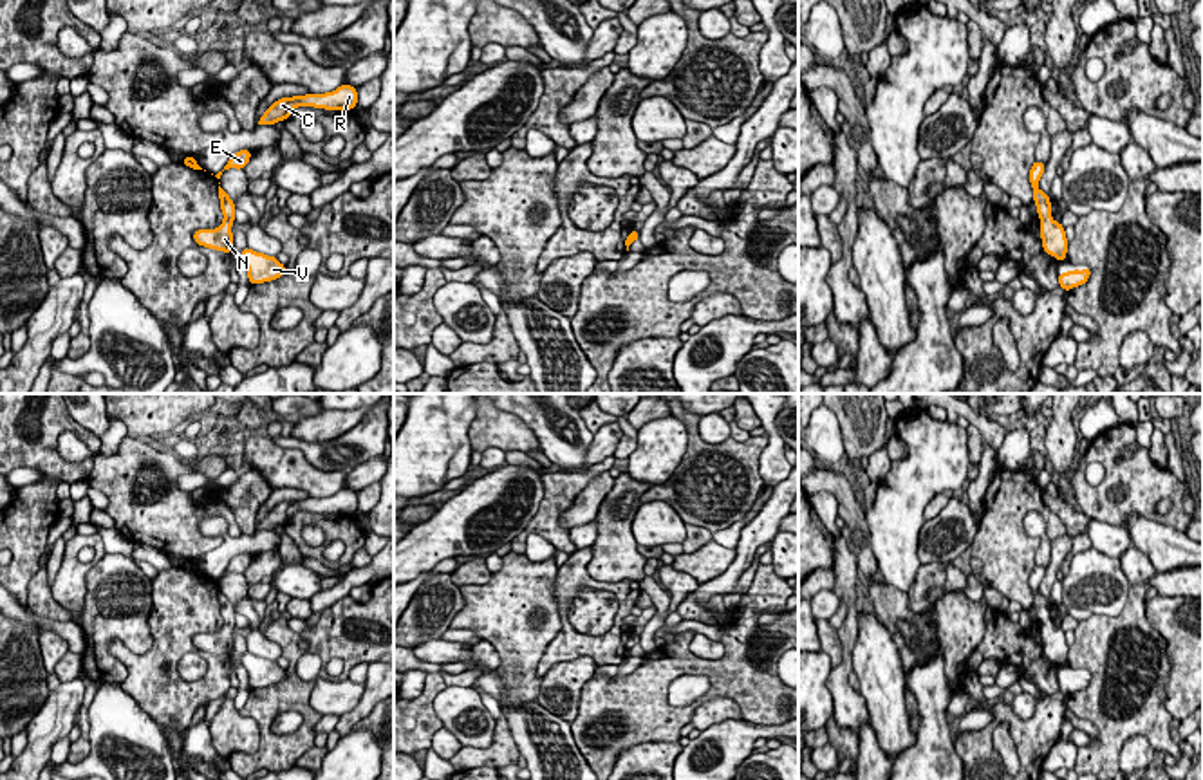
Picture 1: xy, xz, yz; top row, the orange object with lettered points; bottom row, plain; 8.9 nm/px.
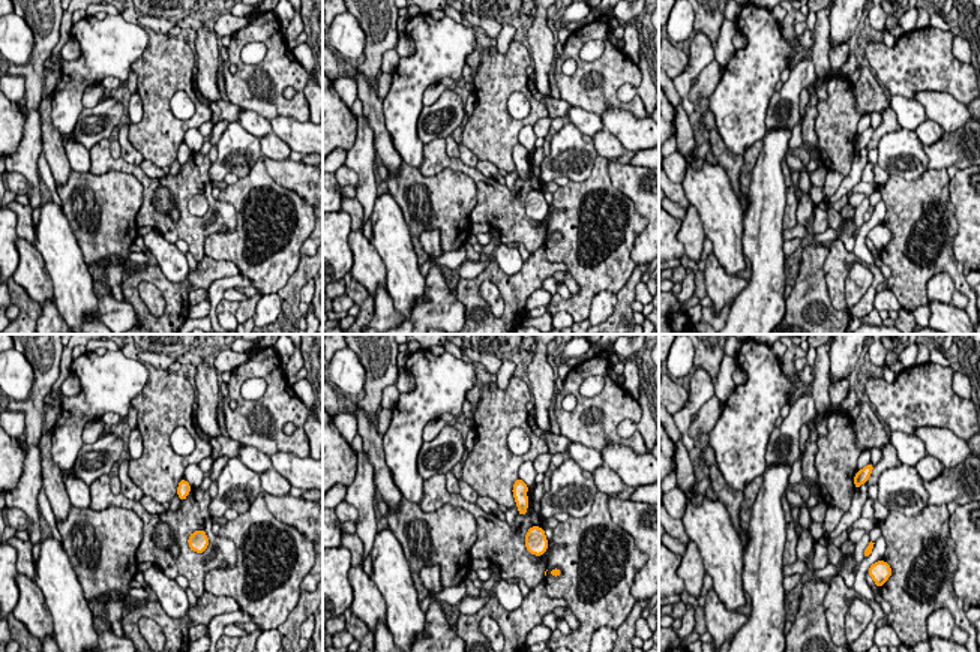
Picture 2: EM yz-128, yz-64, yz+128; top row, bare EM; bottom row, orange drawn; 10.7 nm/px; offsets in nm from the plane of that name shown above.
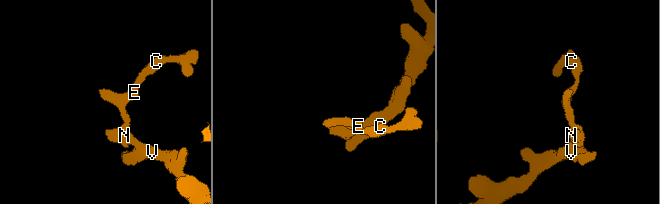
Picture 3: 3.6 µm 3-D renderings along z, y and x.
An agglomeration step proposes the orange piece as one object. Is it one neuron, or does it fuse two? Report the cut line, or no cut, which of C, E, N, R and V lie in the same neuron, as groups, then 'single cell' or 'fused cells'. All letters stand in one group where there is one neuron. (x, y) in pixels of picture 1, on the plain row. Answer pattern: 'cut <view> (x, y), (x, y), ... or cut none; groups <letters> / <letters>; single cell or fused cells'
cut none; groups C E N R V; single cell

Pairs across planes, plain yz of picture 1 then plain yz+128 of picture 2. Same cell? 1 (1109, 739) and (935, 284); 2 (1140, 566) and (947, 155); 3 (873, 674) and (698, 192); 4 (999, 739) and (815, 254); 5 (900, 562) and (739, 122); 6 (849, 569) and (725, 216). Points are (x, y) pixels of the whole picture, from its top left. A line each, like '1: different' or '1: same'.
1: different
2: different
3: same
4: different
5: same
6: different

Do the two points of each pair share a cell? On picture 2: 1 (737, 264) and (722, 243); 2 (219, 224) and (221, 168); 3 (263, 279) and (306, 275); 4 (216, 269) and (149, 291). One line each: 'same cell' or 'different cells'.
1: same cell
2: different cells
3: different cells
4: different cells

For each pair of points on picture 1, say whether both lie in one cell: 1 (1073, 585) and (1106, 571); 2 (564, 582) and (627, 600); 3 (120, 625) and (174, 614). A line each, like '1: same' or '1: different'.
1: same
2: same
3: different

